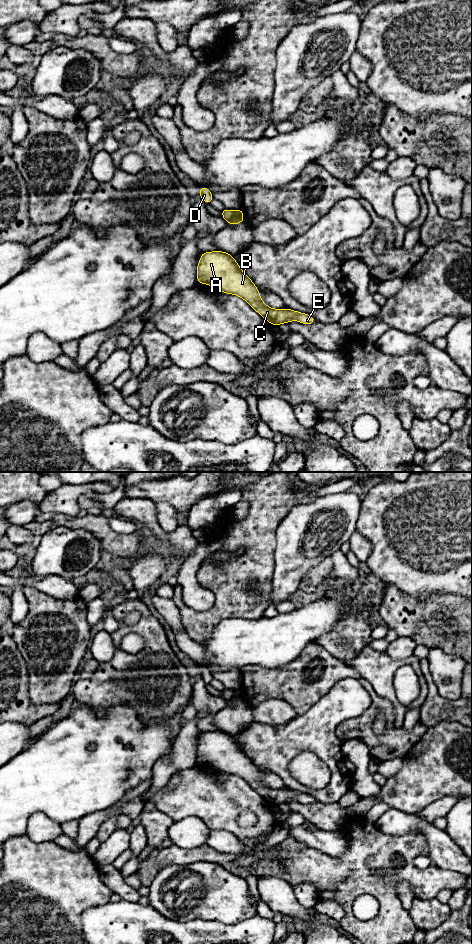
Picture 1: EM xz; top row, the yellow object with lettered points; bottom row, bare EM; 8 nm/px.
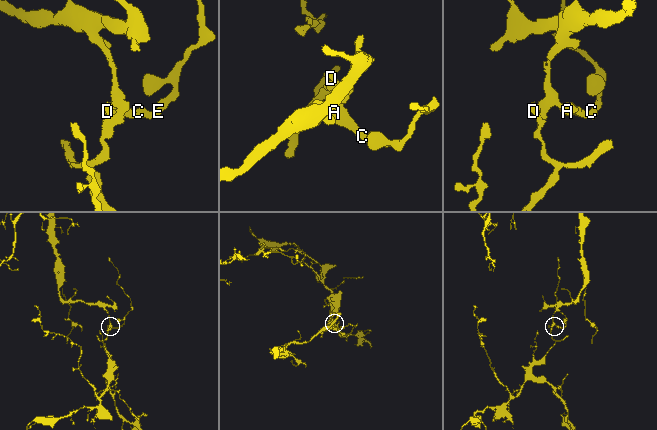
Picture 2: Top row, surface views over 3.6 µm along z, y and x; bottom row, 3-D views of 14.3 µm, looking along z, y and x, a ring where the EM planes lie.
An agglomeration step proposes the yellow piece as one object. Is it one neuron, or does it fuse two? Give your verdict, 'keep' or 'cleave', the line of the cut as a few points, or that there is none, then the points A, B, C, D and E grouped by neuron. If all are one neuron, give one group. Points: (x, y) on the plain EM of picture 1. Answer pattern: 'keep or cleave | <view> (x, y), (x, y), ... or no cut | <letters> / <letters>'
cleave | xz (234, 690), (234, 695), (228, 702) | A B C E / D

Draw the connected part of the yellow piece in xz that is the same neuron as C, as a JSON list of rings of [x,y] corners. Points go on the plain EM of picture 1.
[[[224,731],[202,732],[200,741],[197,744],[197,763],[208,764],[213,768],[226,774],[233,774],[243,778],[255,791],[257,791],[267,802],[273,806],[282,803],[289,803],[296,800],[305,805],[311,805],[316,802],[315,798],[291,789],[272,789],[268,787],[261,779],[260,772],[252,760],[242,751],[234,737]]]

